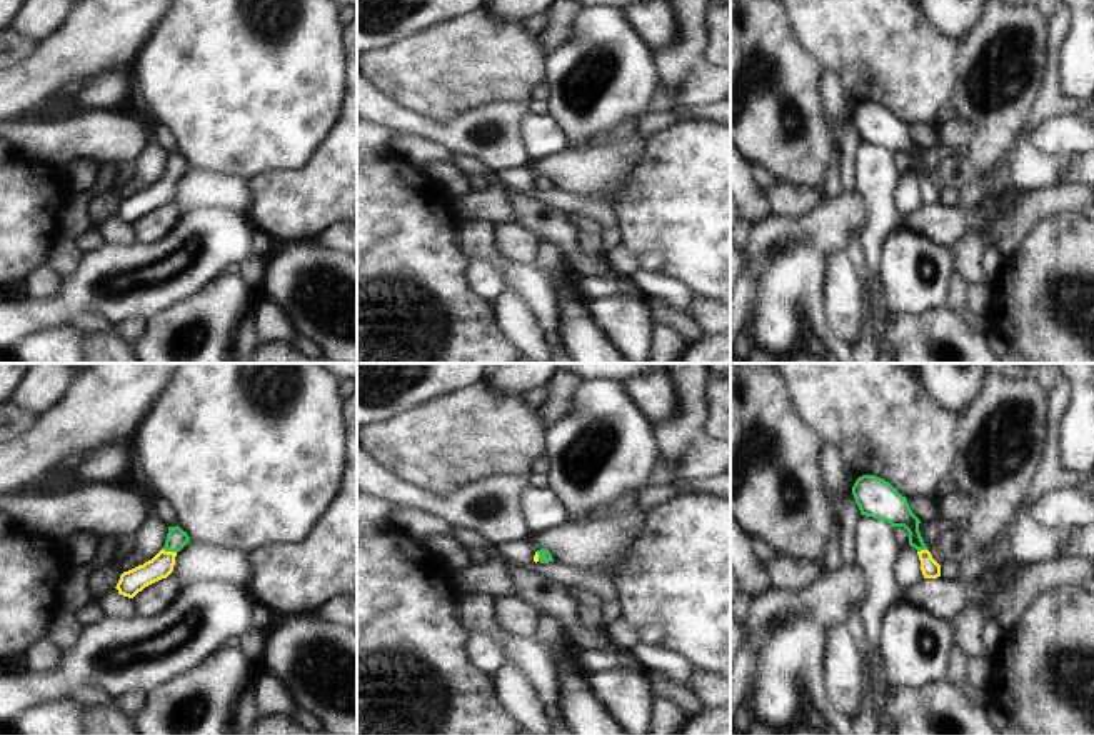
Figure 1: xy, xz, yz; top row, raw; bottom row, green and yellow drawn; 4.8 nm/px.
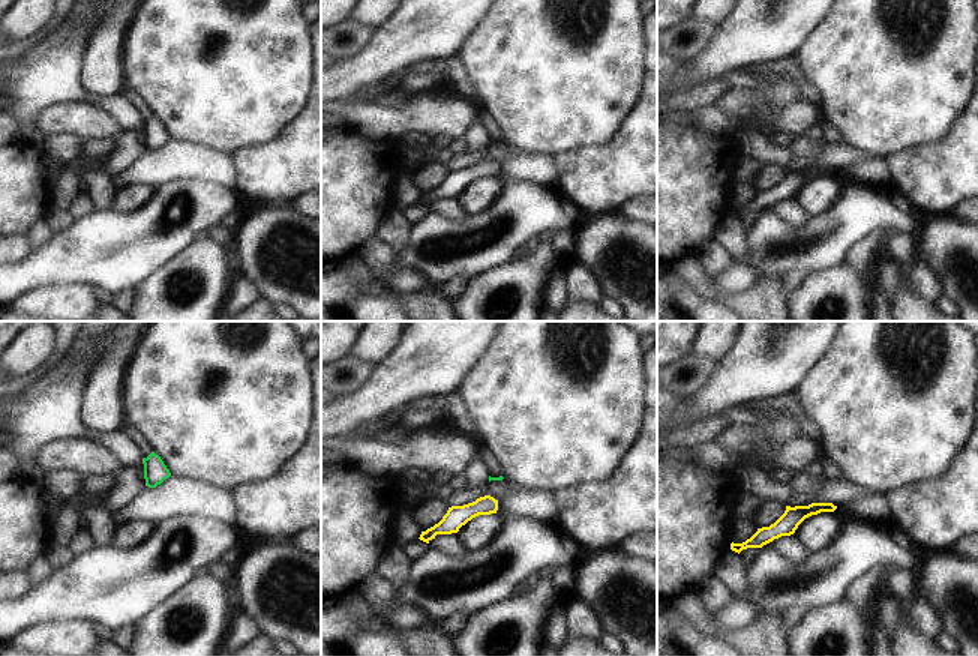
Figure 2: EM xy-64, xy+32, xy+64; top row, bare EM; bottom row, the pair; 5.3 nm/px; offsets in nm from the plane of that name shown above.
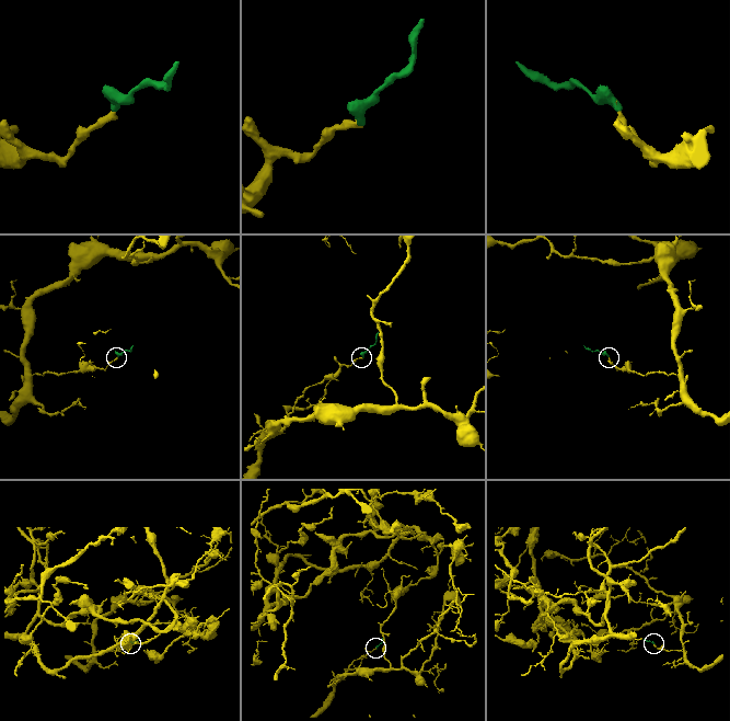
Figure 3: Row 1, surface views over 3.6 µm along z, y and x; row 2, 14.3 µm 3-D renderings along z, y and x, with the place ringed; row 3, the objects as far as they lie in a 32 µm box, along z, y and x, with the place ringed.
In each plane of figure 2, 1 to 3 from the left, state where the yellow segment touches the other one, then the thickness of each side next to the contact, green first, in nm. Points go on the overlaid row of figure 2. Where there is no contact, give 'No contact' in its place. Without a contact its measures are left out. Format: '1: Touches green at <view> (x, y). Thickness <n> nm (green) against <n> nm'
1: No contact
2: No contact
3: No contact.

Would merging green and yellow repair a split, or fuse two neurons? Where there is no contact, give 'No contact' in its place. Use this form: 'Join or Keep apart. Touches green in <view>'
Join. Touches green in xy.

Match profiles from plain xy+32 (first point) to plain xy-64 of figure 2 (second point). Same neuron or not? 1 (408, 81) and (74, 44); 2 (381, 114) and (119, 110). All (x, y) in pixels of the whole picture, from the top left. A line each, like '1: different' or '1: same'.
1: different
2: different

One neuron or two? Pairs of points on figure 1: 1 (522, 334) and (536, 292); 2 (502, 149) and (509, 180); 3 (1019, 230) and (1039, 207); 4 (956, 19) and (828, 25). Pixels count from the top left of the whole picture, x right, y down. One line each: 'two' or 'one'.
1: two
2: two
3: one
4: two

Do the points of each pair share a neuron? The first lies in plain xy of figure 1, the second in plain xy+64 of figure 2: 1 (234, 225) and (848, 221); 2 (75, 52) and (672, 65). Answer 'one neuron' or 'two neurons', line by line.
1: one neuron
2: two neurons

